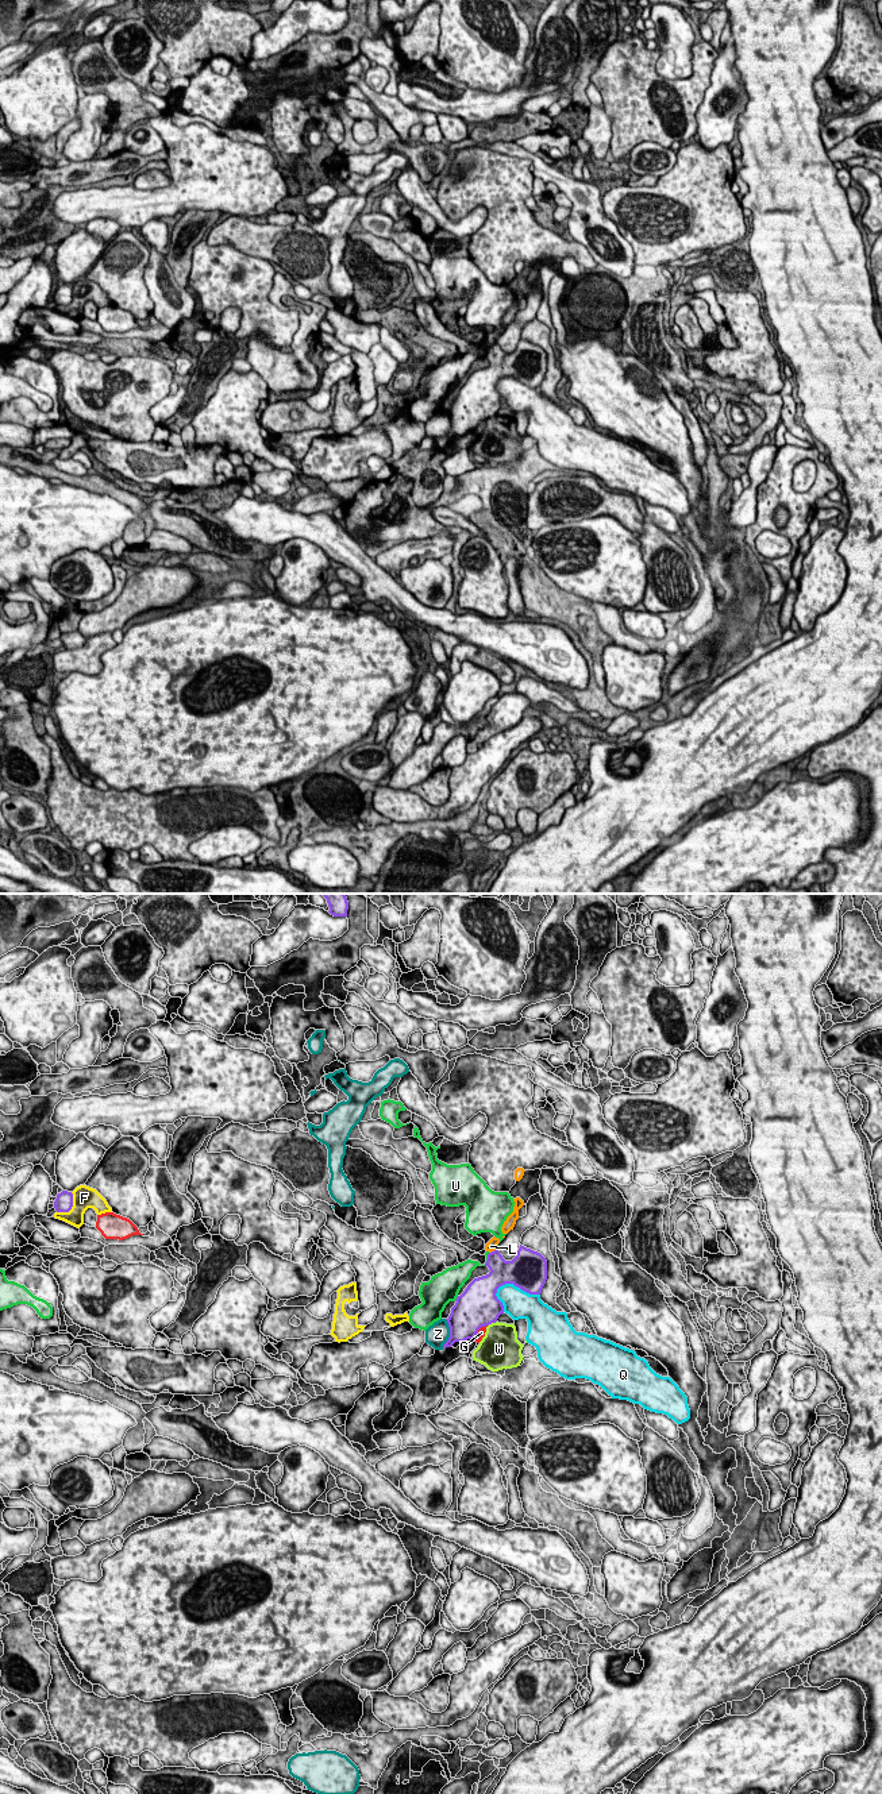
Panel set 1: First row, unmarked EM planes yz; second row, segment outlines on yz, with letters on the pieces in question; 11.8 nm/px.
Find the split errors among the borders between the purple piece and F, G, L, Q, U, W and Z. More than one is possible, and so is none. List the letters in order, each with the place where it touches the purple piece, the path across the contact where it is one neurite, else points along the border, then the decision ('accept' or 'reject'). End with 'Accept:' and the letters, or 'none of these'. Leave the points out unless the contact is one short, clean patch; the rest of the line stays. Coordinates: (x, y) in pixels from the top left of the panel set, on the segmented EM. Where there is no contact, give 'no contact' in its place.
F: meets purple in yz at (72, 1206); reject
G: meets purple in yz at (478, 1328); reject
L: meets purple in yz at (492, 1252); border along yz (495, 1249), (489, 1253); reject
Q: meets purple in yz at (516, 1285); reject
U: meets purple in yz at (457, 1299); reject
W: meets purple in yz at (492, 1322); reject
Z: meets purple in yz at (450, 1334); reject
Accept: none of these

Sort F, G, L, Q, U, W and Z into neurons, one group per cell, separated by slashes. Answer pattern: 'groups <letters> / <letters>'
groups F / G / L / Q / U / W / Z

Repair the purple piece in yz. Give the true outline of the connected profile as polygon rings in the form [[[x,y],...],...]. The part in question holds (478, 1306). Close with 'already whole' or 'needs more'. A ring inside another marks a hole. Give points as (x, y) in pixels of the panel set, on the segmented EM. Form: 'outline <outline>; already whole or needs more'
outline [[[521,1245],[512,1261],[505,1261],[498,1250],[489,1253],[485,1266],[490,1272],[474,1278],[457,1297],[446,1319],[450,1338],[443,1349],[451,1347],[455,1342],[473,1339],[481,1327],[497,1322],[504,1313],[504,1305],[496,1296],[500,1286],[513,1284],[529,1295],[540,1295],[547,1280],[546,1258]]]; already whole

